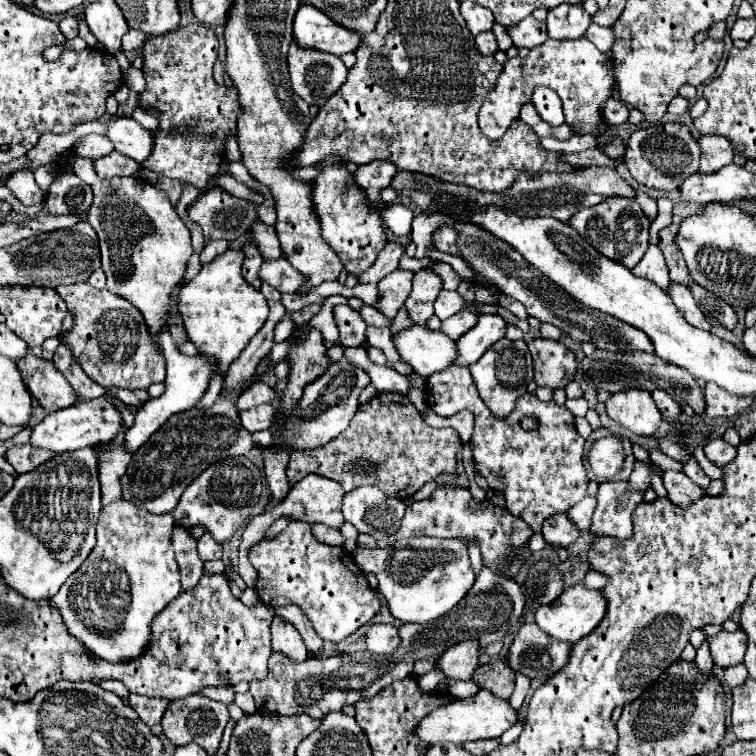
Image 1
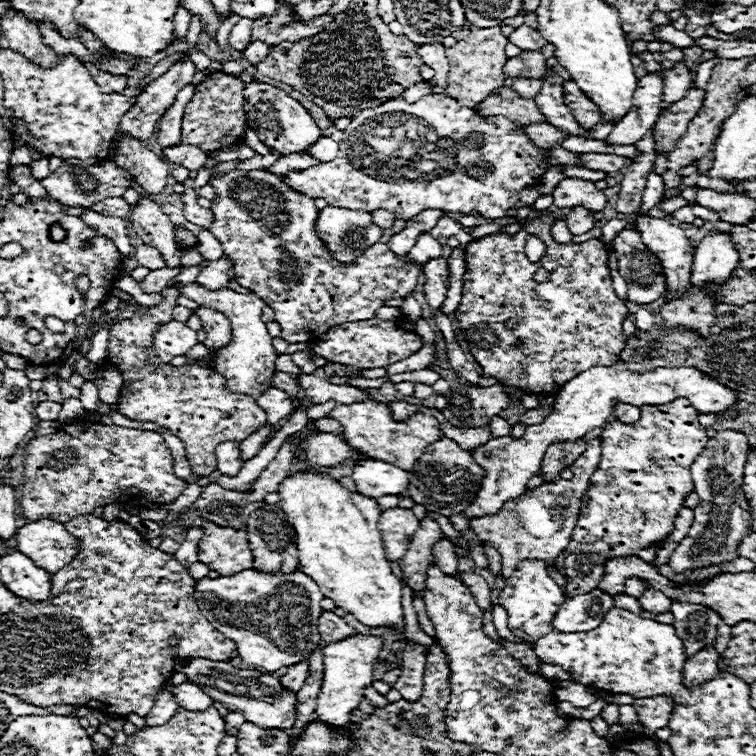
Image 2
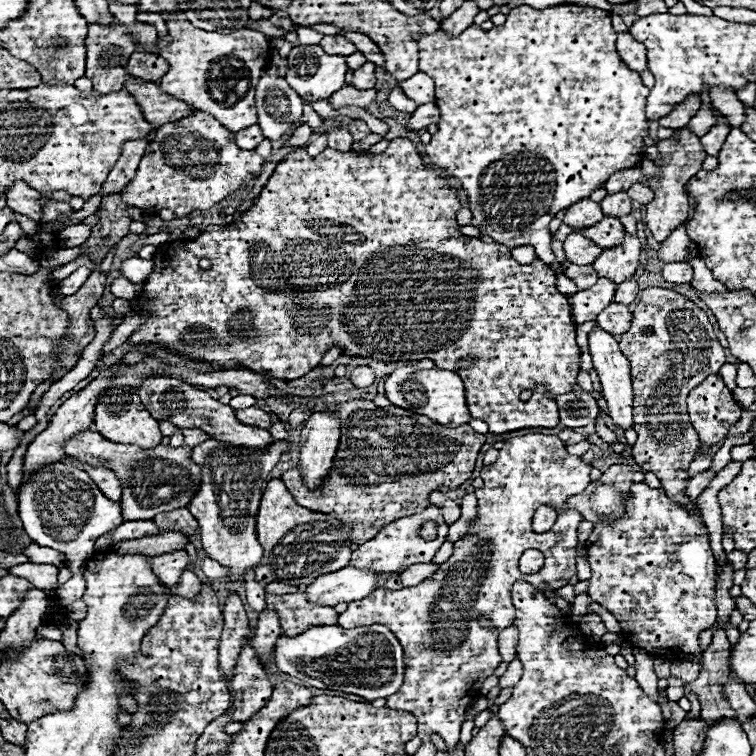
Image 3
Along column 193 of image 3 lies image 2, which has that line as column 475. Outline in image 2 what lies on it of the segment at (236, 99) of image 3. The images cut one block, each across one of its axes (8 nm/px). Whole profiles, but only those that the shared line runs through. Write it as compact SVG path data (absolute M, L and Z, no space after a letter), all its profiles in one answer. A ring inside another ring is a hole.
M470 26L470 34L464 40L458 40L452 48L446 48L446 56L450 60L450 84L446 88L446 96L458 100L462 106L474 108L478 106L494 88L504 86L504 64L508 56L504 54L504 46L508 38L502 34L500 26L478 28Z

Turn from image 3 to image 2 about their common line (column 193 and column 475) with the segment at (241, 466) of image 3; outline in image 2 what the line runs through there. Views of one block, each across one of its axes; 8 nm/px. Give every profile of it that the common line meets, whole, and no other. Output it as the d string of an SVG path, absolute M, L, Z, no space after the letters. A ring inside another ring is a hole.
M618 362L614 366L594 366L574 376L556 394L552 414L542 424L528 426L524 438L514 440L510 436L502 436L474 448L474 460L486 470L488 476L484 478L484 484L472 506L464 510L464 516L470 518L470 516L494 514L504 506L504 502L522 496L526 492L526 482L534 474L538 474L544 452L552 442L582 438L590 430L604 424L618 402L642 406L642 404L666 404L676 398L688 398L698 412L716 414L734 406L738 402L738 392L720 384L716 378L706 376L698 368L686 368L686 366L654 368L638 374L638 372L630 372L624 362Z

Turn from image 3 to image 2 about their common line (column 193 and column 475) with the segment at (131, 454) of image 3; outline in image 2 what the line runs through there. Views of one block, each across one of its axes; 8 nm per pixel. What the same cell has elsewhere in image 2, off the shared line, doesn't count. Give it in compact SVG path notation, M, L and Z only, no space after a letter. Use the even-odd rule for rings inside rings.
M440 438L432 442L426 448L424 456L420 456L420 460L414 464L414 470L410 474L412 500L416 504L422 504L426 510L450 518L454 514L462 514L464 508L472 504L476 492L480 490L480 480L484 480L484 470L472 460L472 452L462 450L450 438Z

